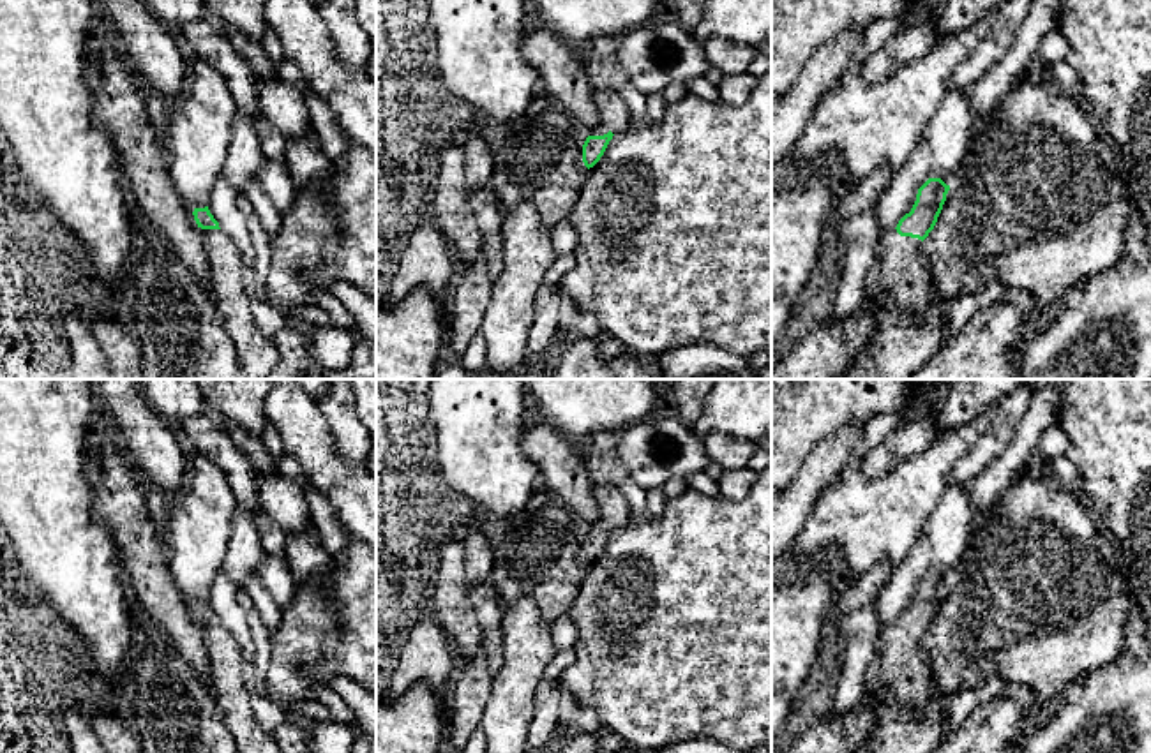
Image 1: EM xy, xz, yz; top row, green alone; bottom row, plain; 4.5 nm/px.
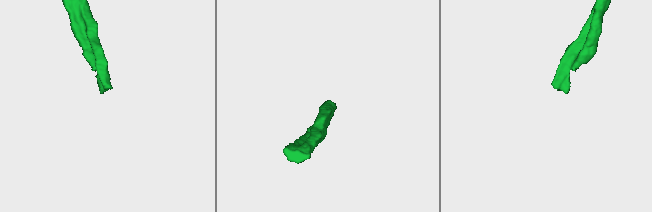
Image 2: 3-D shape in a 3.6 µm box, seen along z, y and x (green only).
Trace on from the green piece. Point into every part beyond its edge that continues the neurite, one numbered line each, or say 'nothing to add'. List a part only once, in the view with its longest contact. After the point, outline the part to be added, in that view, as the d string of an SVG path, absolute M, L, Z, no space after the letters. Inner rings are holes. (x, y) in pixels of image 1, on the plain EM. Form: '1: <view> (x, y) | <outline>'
1: yz (899, 674) | M895 623L881 630L865 684L879 698L877 719L890 718L899 709L925 709L934 691L922 635L900 631Z

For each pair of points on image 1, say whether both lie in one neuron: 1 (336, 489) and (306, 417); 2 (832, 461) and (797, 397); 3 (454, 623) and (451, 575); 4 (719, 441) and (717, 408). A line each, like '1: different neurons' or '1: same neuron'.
1: same neuron
2: different neurons
3: same neuron
4: different neurons

